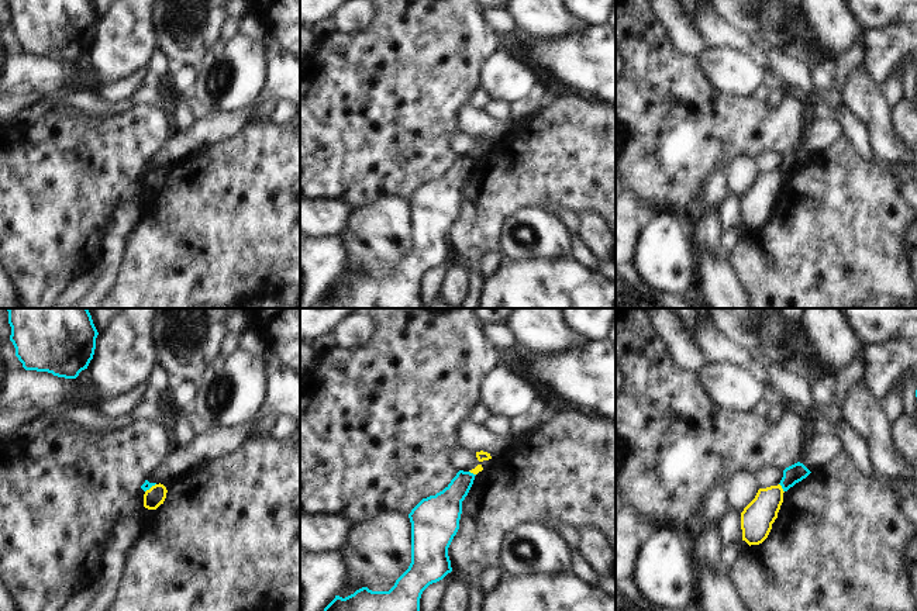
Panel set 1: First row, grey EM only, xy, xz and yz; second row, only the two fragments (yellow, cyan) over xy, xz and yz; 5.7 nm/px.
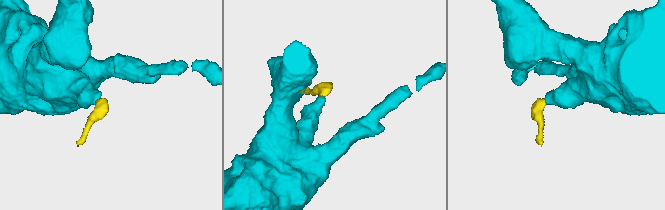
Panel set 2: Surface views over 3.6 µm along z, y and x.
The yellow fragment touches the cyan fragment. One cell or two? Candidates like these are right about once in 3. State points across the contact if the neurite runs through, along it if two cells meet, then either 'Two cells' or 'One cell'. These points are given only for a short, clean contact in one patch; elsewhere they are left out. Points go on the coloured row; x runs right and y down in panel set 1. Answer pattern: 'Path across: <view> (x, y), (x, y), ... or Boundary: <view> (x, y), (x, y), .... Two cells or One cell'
Boundary: yz (779, 483), (783, 492). Two cells

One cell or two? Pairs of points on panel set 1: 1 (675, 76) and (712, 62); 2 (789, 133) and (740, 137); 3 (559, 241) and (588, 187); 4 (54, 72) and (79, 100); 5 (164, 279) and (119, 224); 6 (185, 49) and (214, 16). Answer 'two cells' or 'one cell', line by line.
1: two cells
2: one cell
3: two cells
4: two cells
5: two cells
6: one cell

